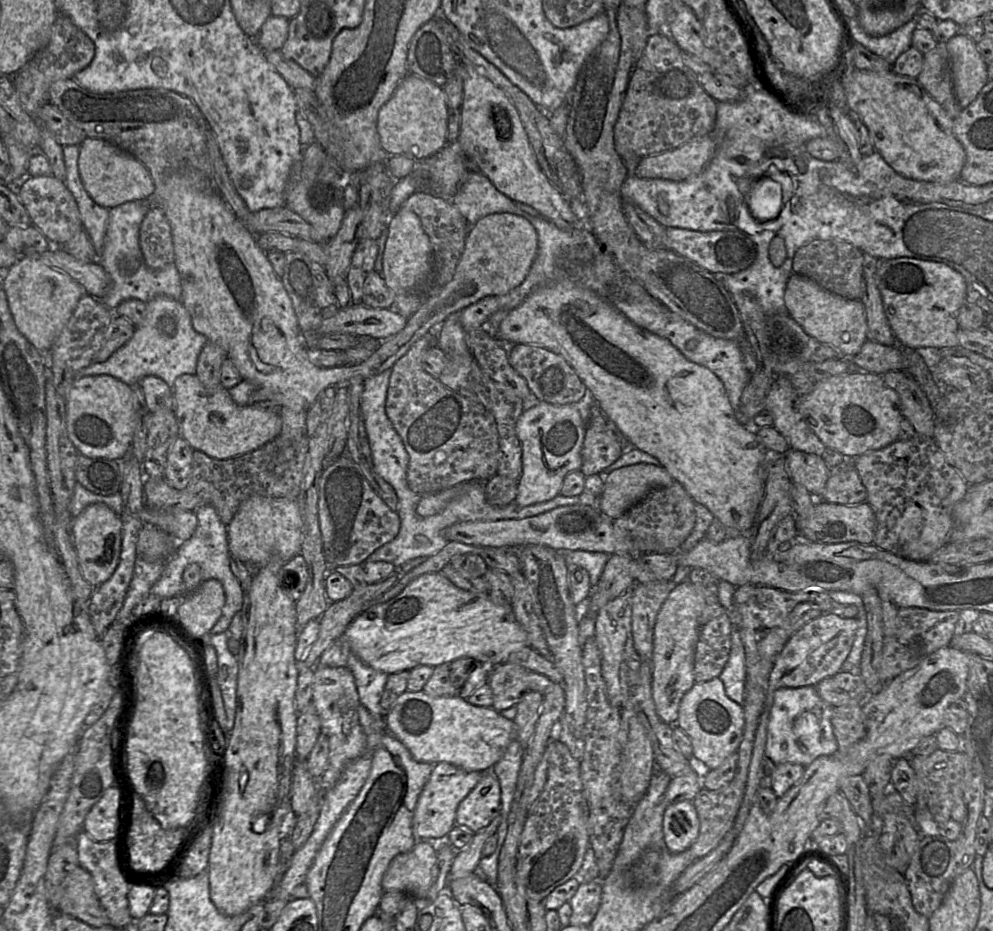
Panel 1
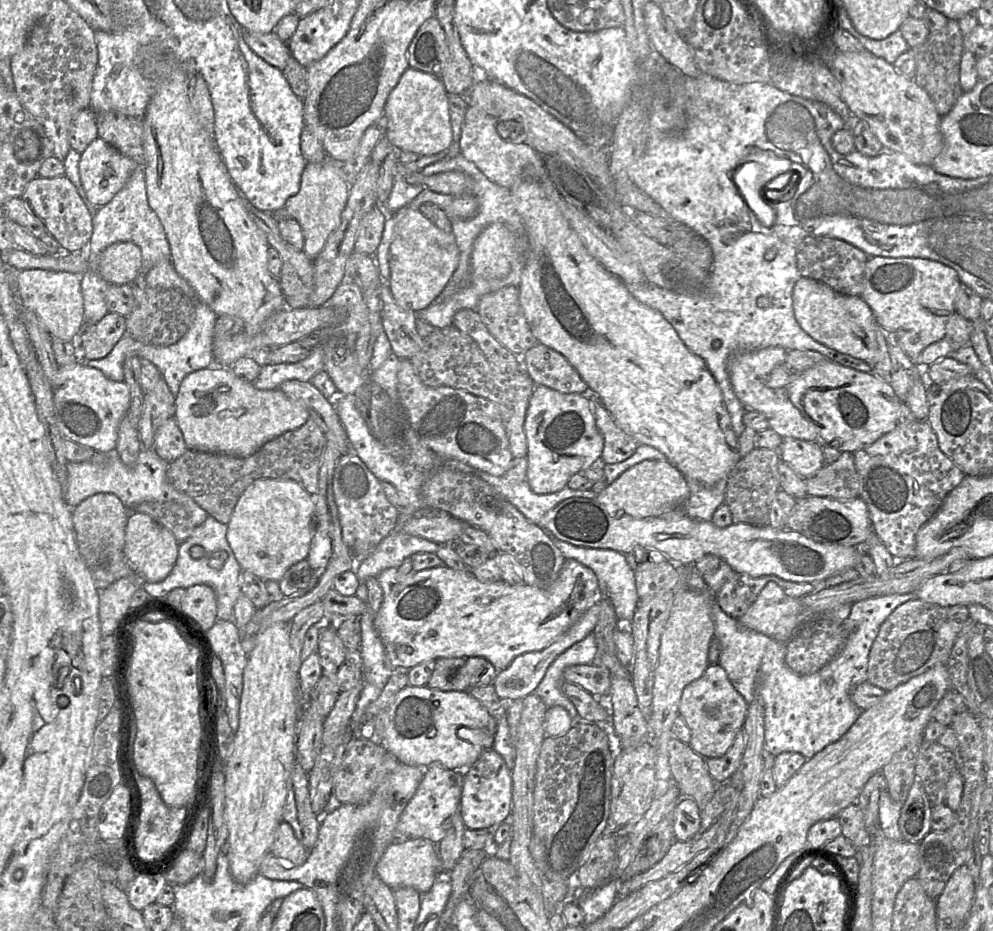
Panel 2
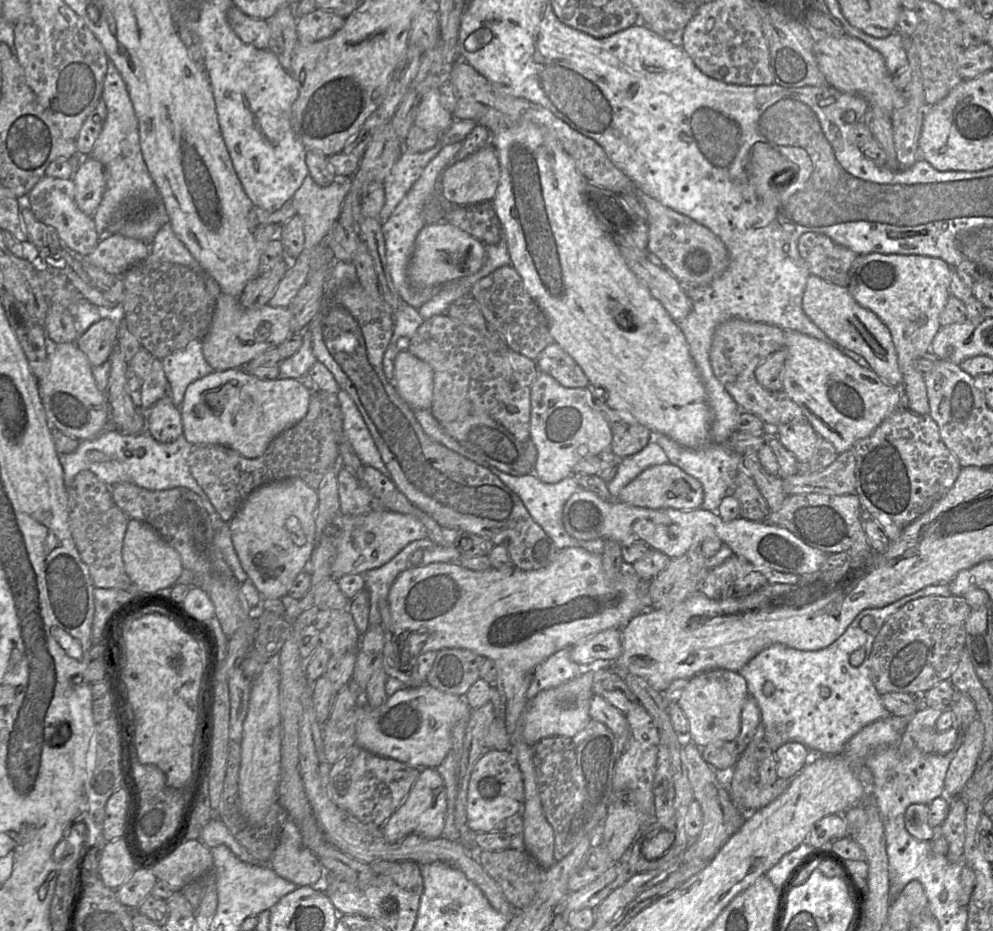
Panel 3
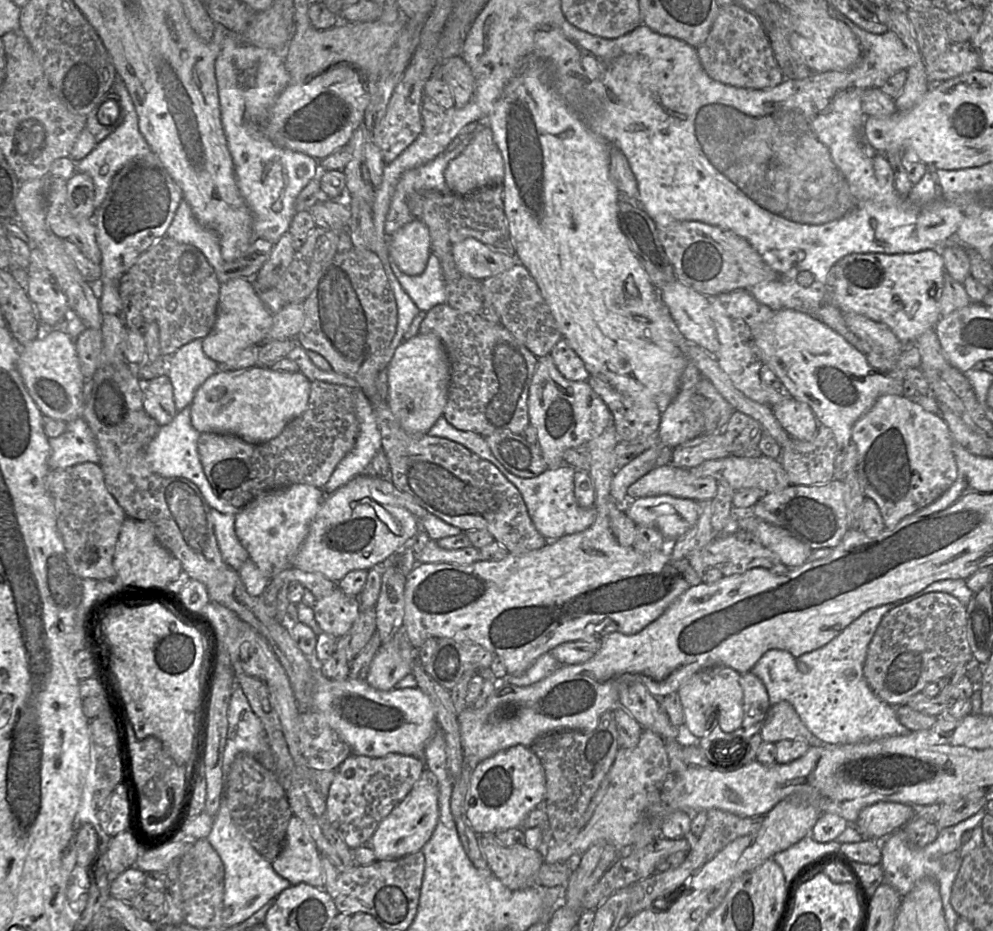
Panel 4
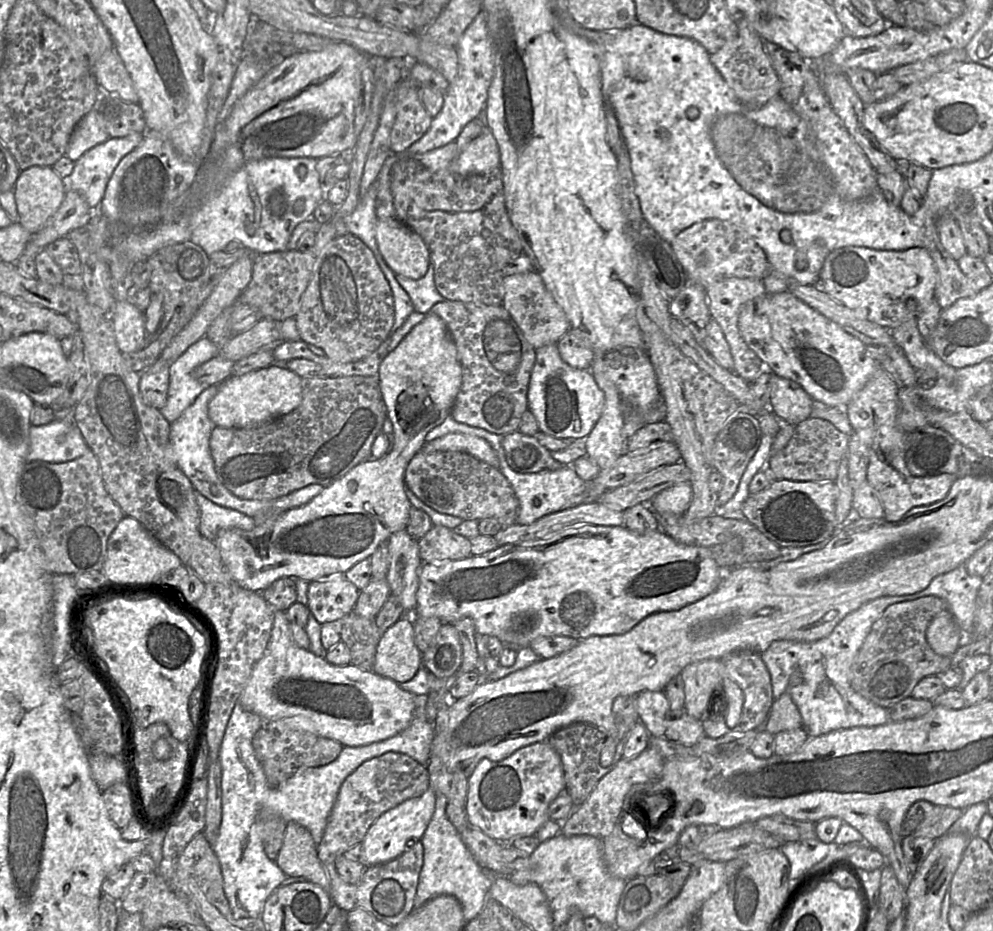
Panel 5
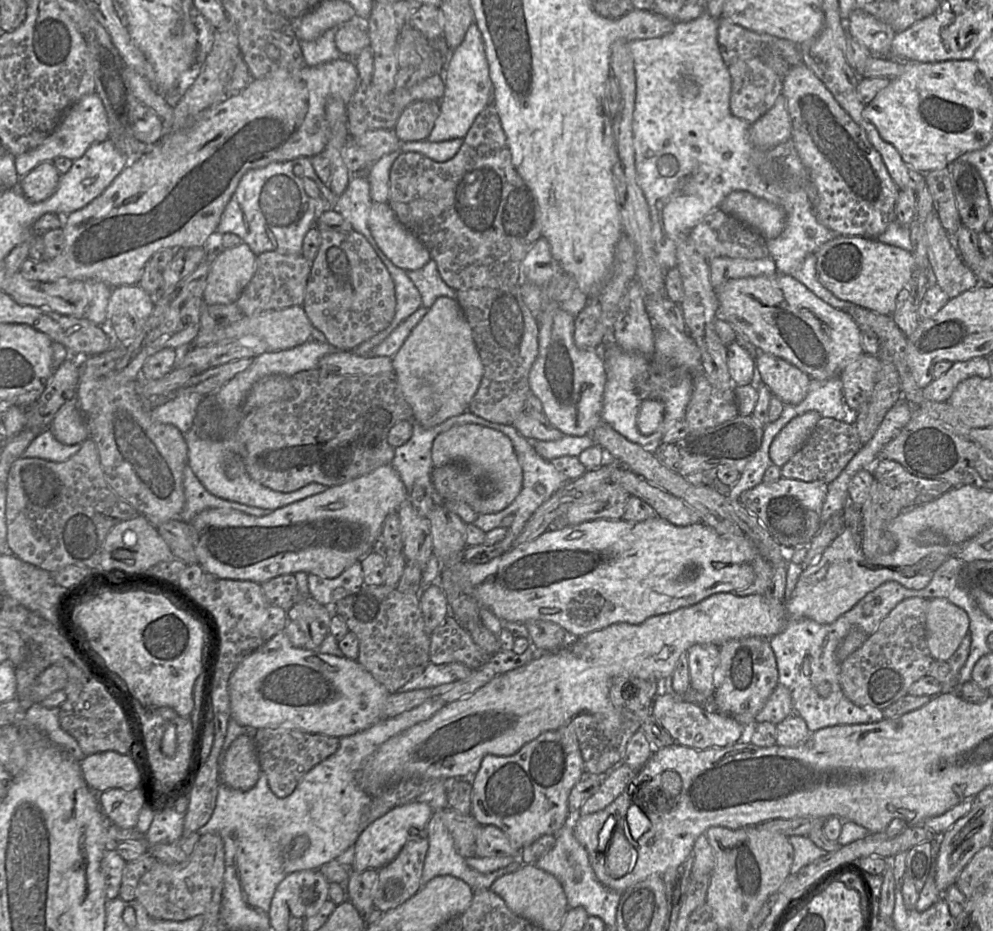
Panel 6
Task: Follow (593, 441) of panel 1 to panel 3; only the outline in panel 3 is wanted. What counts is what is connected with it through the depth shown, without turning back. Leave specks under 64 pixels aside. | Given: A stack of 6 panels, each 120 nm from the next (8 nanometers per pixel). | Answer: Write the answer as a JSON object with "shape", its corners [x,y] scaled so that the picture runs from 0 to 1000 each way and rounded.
{"shape":[[[593,415],[598,435],[609,446],[616,465],[613,485],[629,492],[649,481],[659,465],[645,455],[632,443],[625,443],[611,434],[611,420],[603,415]]]}

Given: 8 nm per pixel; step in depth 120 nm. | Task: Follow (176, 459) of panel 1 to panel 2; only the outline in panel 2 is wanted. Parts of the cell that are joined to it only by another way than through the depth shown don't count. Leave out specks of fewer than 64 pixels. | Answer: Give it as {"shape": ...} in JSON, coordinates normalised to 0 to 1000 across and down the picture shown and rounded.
{"shape":[[[176,447],[168,450],[157,463],[155,483],[171,498],[184,489],[188,482]]]}

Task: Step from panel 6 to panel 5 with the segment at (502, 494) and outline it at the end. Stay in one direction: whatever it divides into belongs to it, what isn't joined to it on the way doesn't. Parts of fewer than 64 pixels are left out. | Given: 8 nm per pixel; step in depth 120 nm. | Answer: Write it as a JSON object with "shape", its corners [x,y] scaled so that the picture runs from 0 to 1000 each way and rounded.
{"shape":[[[452,465],[430,475],[426,484],[465,484],[503,503],[503,493],[497,482],[488,472],[480,468]]]}

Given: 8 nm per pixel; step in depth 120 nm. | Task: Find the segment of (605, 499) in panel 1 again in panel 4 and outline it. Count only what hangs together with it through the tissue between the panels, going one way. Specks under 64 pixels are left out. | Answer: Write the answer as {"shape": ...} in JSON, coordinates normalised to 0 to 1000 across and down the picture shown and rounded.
{"shape":[[[668,499],[658,503],[632,523],[632,536],[675,532],[700,538],[717,537],[722,517],[717,512],[702,513],[692,503]]]}

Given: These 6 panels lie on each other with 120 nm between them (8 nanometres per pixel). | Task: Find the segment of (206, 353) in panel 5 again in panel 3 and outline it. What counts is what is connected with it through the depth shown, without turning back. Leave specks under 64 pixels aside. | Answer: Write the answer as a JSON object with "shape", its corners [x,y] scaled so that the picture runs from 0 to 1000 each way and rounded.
{"shape":[[[194,365],[185,374],[162,386],[175,434],[181,439],[189,414],[216,396],[204,380],[204,365]]]}

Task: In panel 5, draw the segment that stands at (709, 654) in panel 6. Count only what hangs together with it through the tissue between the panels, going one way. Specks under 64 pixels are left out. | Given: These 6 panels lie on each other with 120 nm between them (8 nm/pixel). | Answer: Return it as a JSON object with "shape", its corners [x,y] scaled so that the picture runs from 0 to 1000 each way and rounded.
{"shape":[[[712,708],[696,712],[686,722],[689,733],[689,762],[698,771],[708,773],[713,758],[718,754],[721,745],[732,758],[730,774],[734,782],[740,781],[745,773],[749,745],[744,737],[733,726],[728,708]]]}

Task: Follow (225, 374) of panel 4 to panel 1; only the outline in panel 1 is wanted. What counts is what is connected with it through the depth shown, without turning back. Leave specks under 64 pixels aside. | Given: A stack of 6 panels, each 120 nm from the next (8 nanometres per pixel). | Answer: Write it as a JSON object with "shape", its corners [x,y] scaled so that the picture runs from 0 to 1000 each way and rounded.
{"shape":[[[194,402],[180,404],[173,417],[176,446],[182,469],[195,484],[227,494],[259,483],[280,469],[284,450],[279,439],[266,439],[253,435],[241,435],[224,412],[206,415]]]}

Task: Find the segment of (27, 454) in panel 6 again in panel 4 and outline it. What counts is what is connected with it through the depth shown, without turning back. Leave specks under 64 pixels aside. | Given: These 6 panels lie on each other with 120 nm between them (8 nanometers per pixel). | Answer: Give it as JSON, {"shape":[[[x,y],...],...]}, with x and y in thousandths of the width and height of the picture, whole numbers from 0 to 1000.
{"shape":[[[83,448],[66,454],[64,465],[58,469],[49,470],[49,477],[50,504],[64,504],[85,496],[98,498],[101,496],[96,468]]]}

